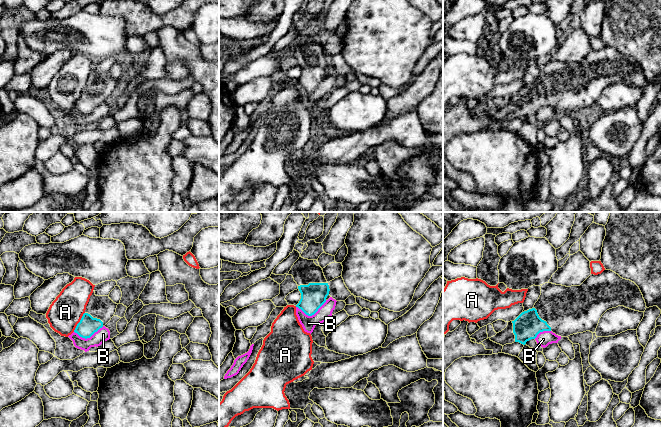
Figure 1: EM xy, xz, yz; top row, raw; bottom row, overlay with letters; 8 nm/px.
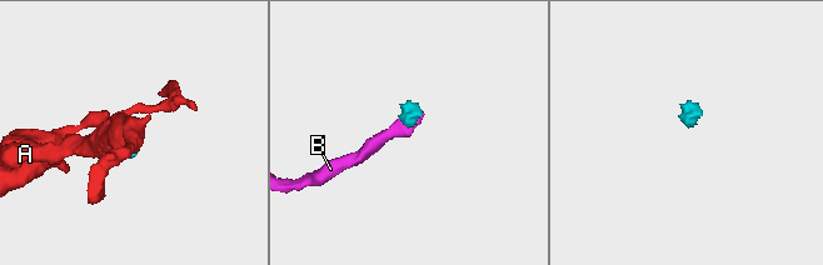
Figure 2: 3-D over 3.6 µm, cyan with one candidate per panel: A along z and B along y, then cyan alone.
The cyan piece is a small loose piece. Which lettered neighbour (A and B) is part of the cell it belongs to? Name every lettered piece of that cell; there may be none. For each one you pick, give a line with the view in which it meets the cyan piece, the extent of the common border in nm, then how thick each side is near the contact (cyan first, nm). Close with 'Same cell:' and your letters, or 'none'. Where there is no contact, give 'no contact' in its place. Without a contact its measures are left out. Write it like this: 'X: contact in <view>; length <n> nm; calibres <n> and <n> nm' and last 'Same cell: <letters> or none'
Same cell: none

